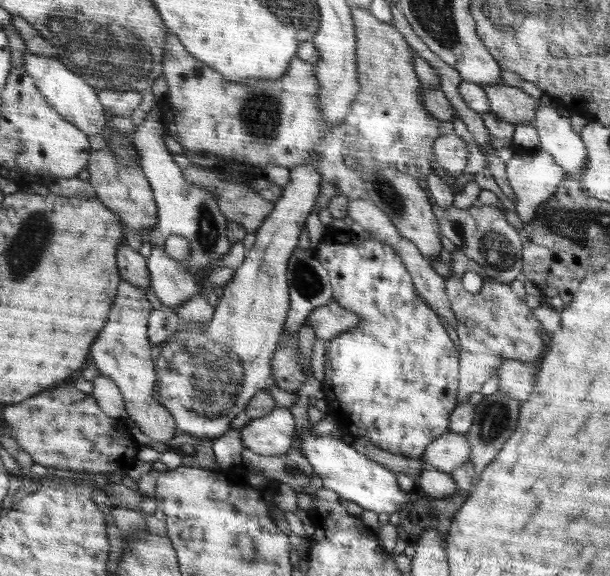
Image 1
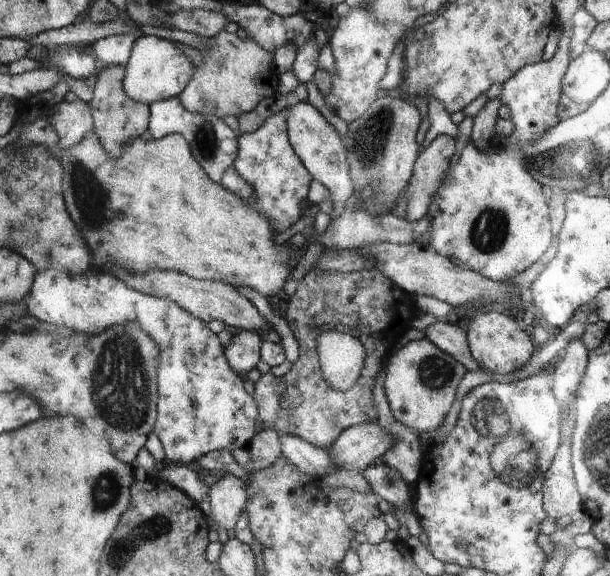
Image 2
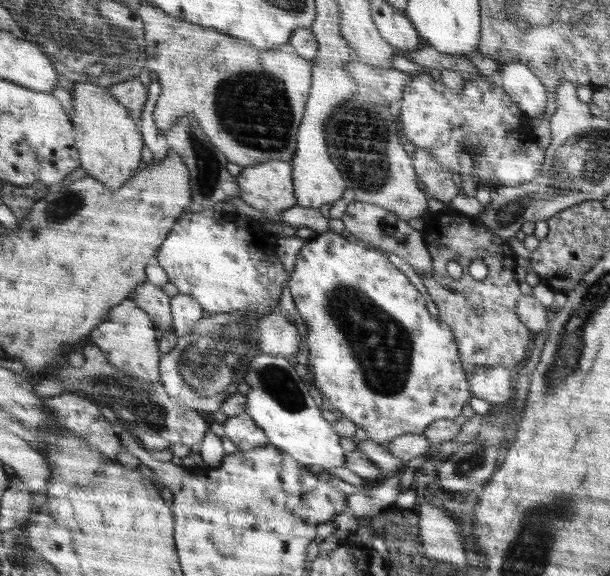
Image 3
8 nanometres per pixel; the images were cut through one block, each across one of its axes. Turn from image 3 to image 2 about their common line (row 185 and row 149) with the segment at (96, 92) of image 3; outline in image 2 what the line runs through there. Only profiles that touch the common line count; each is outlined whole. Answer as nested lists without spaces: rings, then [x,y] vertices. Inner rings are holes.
[[[122,66],[102,67],[97,72],[94,97],[92,98],[92,117],[94,117],[95,136],[99,139],[103,150],[113,158],[119,158],[128,143],[134,141],[148,127],[148,105],[133,102],[123,90],[124,70]]]

